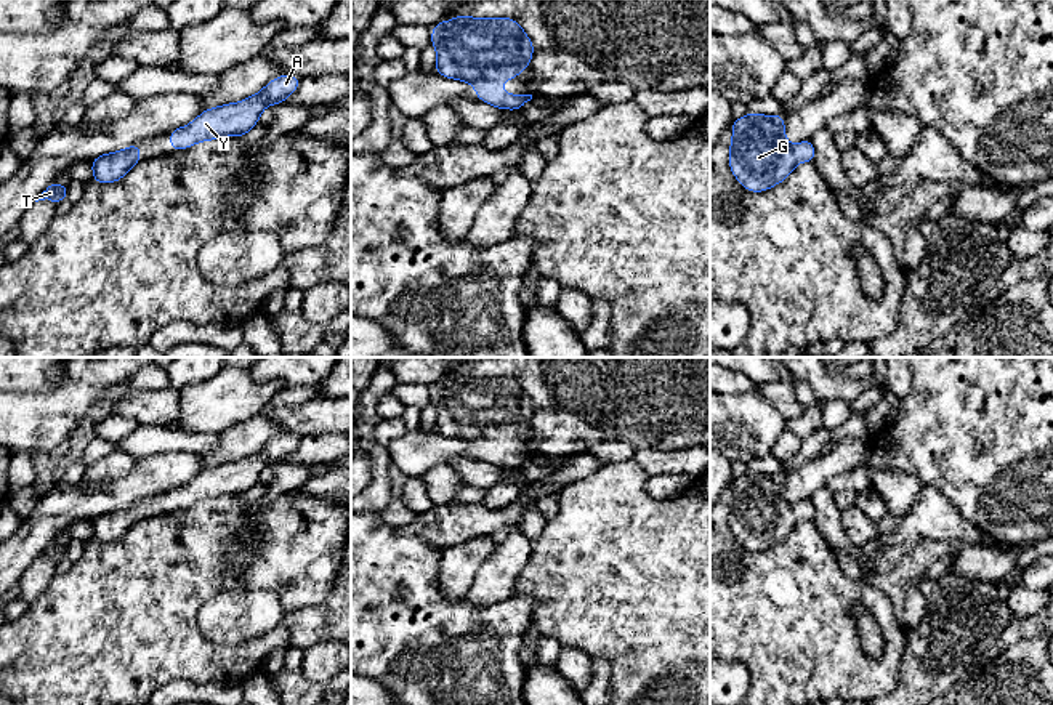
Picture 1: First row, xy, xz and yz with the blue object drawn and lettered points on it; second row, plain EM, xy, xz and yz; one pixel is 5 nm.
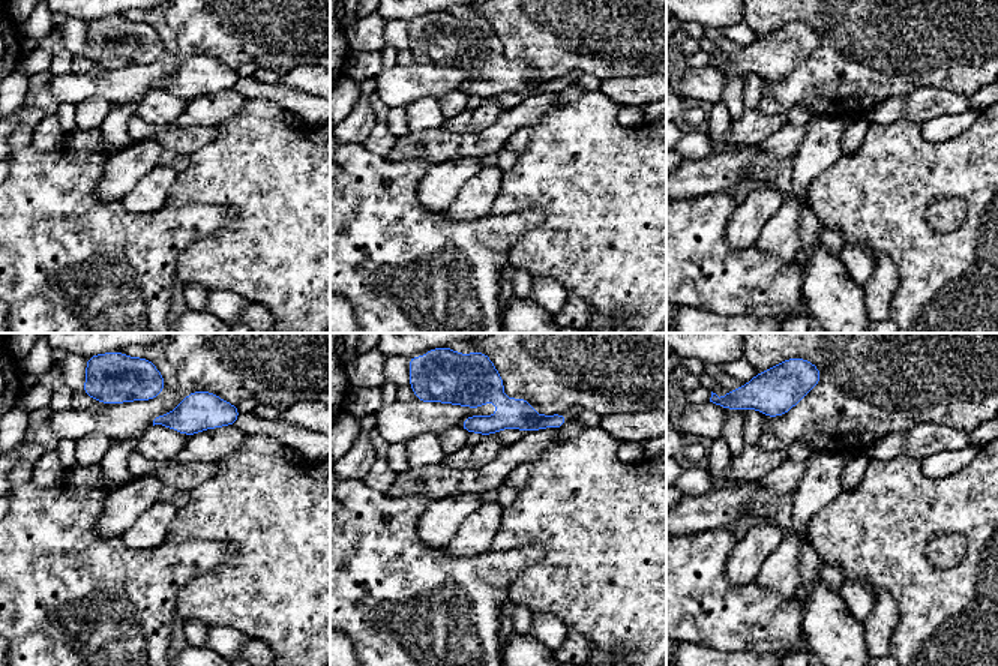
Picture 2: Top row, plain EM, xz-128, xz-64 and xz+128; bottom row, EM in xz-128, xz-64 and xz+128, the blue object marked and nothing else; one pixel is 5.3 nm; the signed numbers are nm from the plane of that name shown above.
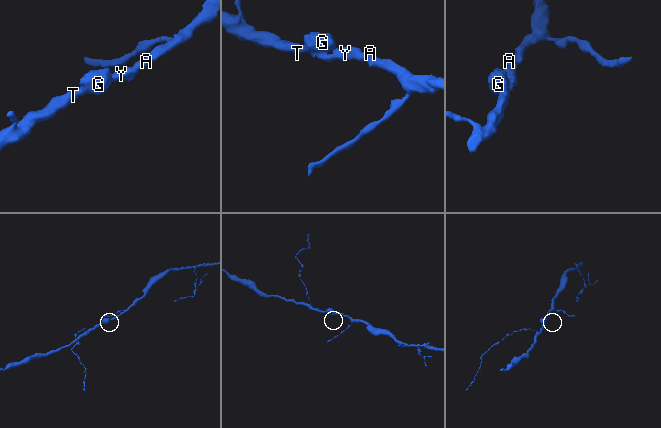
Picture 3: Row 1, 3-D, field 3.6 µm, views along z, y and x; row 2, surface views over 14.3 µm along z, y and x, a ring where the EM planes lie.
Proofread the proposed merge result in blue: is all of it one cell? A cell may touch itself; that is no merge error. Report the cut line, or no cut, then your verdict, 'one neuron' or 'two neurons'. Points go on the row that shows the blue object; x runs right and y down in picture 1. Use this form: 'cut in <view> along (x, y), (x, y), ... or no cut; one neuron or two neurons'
no cut; one neuron

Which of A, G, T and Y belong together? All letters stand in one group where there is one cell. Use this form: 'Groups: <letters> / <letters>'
Groups: A G T Y

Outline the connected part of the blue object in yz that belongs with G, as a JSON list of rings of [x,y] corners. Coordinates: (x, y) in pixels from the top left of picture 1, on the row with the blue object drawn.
[[[747,112],[732,120],[729,168],[750,192],[763,192],[782,183],[798,162],[814,162],[816,149],[811,139],[793,147],[784,135],[784,115],[758,115]]]

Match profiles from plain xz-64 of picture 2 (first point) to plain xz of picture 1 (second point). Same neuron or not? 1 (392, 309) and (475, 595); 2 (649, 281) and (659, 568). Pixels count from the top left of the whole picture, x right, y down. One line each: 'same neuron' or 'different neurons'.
1: different neurons
2: same neuron

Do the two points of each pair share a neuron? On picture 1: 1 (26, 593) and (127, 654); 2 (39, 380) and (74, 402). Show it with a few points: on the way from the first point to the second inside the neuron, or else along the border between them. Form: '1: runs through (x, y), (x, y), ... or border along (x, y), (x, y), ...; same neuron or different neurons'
1: border along (56, 574), (28, 604); different neurons
2: border along (64, 374), (64, 380), (50, 391), (16, 393); different neurons

